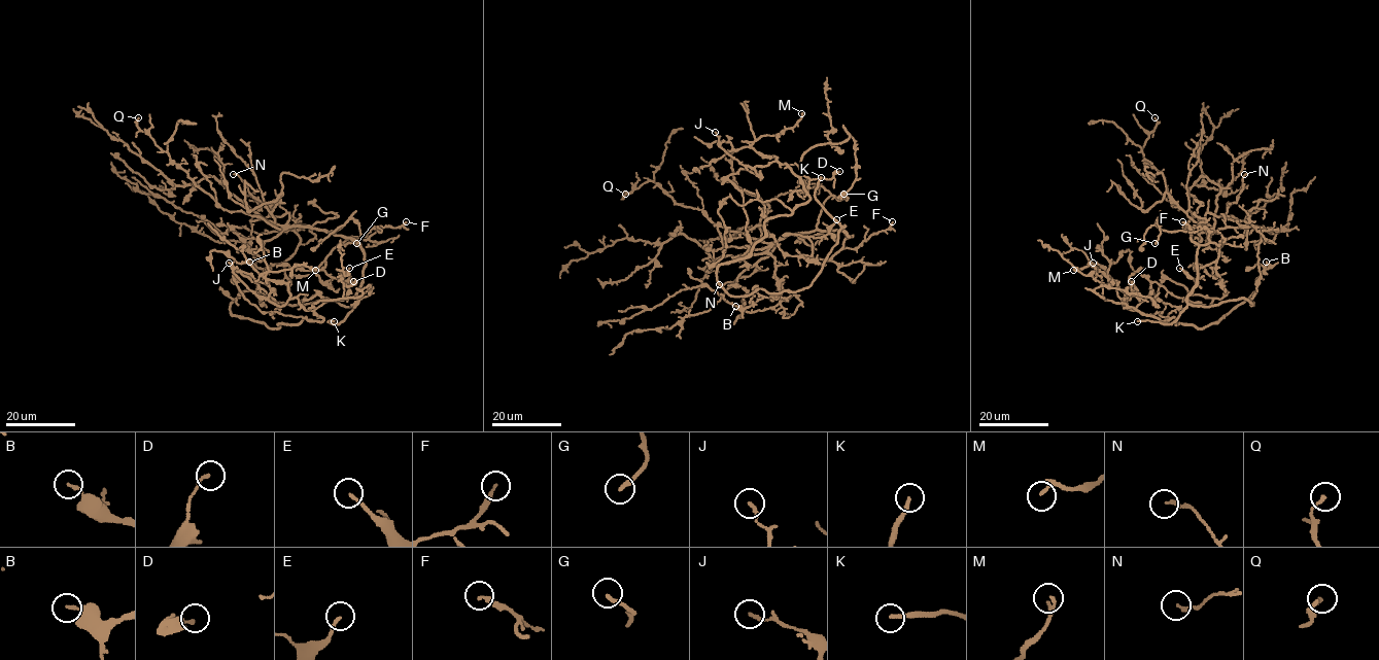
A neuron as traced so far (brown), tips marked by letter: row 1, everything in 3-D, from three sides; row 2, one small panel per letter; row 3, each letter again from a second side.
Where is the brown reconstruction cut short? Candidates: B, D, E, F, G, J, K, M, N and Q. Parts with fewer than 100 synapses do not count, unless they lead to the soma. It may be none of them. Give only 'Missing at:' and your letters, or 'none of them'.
Missing at: K

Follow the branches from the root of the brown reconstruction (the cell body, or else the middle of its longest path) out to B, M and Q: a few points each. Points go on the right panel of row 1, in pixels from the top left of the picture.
B: (1236, 300), (1208, 307), (1187, 302), (1197, 278), (1193, 230), (1257, 226), (1257, 263), (1267, 269), (1266, 262)
M: (1236, 300), (1253, 305), (1256, 290), (1203, 328), (1176, 324), (1130, 309), (1093, 266), (1073, 270)
Q: (1236, 300), (1187, 302), (1197, 278), (1190, 233), (1203, 226), (1170, 200), (1144, 160), (1155, 117)

